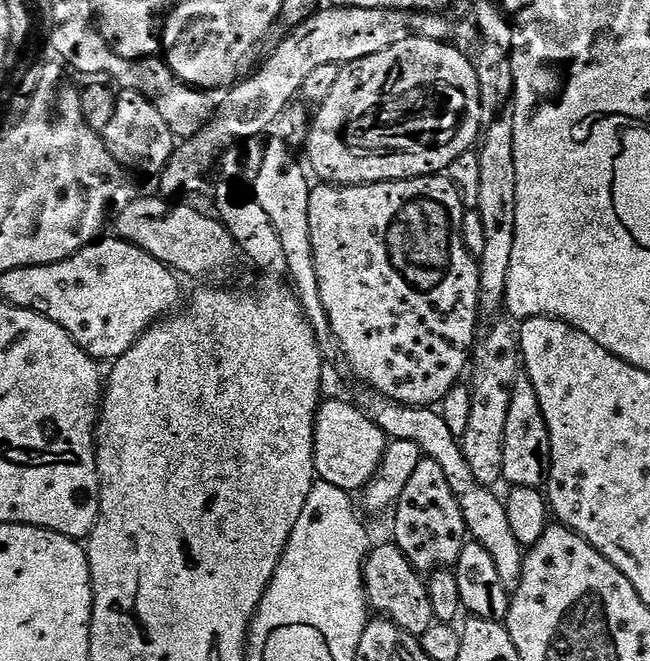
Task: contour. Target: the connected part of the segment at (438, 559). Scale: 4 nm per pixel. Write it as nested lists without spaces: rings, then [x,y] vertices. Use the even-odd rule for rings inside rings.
[[[420,459],[410,482],[406,482],[406,490],[396,504],[394,515],[394,543],[402,550],[402,554],[406,554],[417,572],[431,574],[455,569],[459,555],[469,539],[468,527],[454,498],[454,490],[450,490],[450,482],[446,482],[446,474],[436,460]]]

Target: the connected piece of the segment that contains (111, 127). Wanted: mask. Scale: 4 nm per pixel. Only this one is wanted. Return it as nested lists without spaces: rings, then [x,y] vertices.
[[[121,91],[116,98],[114,115],[102,133],[106,150],[129,173],[145,172],[152,178],[159,177],[168,165],[168,159],[178,147],[177,137],[172,135],[170,126],[162,119],[162,114],[142,94]]]

